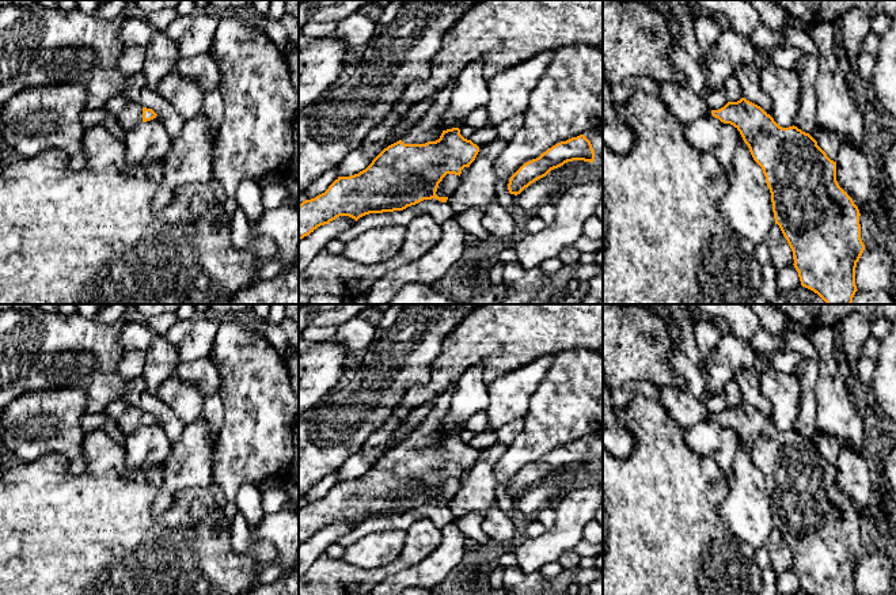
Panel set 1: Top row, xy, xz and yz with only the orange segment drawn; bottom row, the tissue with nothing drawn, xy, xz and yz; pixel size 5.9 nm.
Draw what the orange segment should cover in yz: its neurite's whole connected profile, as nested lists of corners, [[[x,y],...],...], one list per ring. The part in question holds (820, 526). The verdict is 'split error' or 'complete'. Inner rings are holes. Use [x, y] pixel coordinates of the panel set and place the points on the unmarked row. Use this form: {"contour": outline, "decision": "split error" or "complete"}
{"contour": [[[658,386],[660,403],[680,428],[713,420],[733,429],[762,471],[775,528],[786,542],[801,590],[810,595],[858,595],[855,572],[865,549],[859,513],[836,485],[836,466],[797,431],[782,432],[741,402],[711,414],[688,391]]], "decision": "split error"}

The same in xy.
{"contour": [[[130,406],[118,420],[118,425],[125,435],[130,435],[140,427],[147,427],[156,422],[152,413],[143,412],[136,406]]], "decision": "split error"}

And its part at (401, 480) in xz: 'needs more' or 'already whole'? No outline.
needs more

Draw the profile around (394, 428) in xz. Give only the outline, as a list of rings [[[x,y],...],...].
[[[428,402],[414,409],[405,420],[392,414],[384,425],[372,435],[362,446],[361,452],[365,458],[376,462],[384,452],[390,450],[390,444],[407,437],[419,424],[425,421],[433,409],[433,402]]]

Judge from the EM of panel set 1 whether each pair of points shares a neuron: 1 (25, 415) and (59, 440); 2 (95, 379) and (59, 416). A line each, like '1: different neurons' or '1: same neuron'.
1: same neuron
2: different neurons

